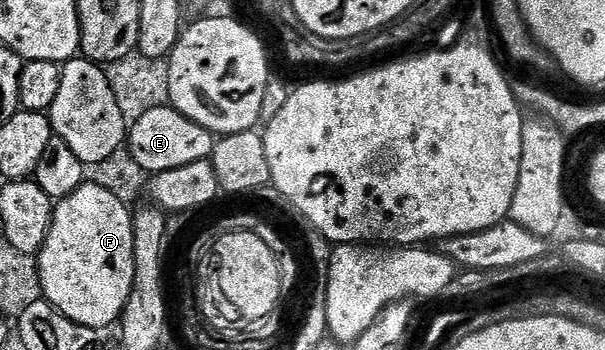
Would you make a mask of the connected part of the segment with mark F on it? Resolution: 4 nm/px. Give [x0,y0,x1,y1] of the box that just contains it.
[37,182,135,330]

